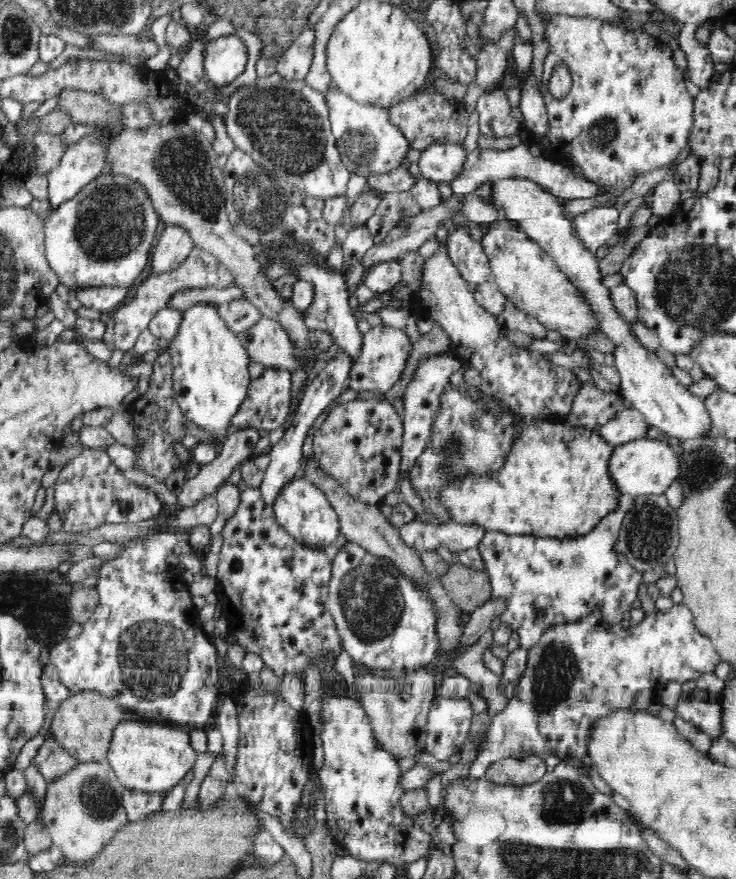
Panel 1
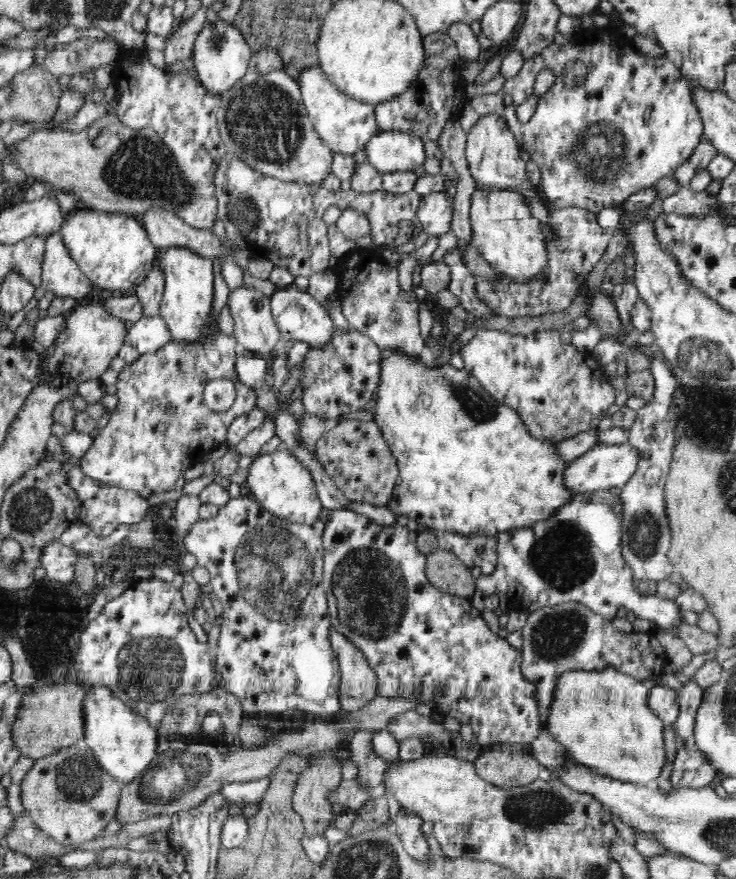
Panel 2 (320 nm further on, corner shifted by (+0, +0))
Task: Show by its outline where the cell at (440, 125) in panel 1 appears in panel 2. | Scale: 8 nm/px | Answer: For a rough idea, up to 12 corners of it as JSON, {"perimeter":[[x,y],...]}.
{"perimeter":[[446,31],[423,36],[410,88],[375,105],[380,129],[437,142],[462,116],[465,61]]}

